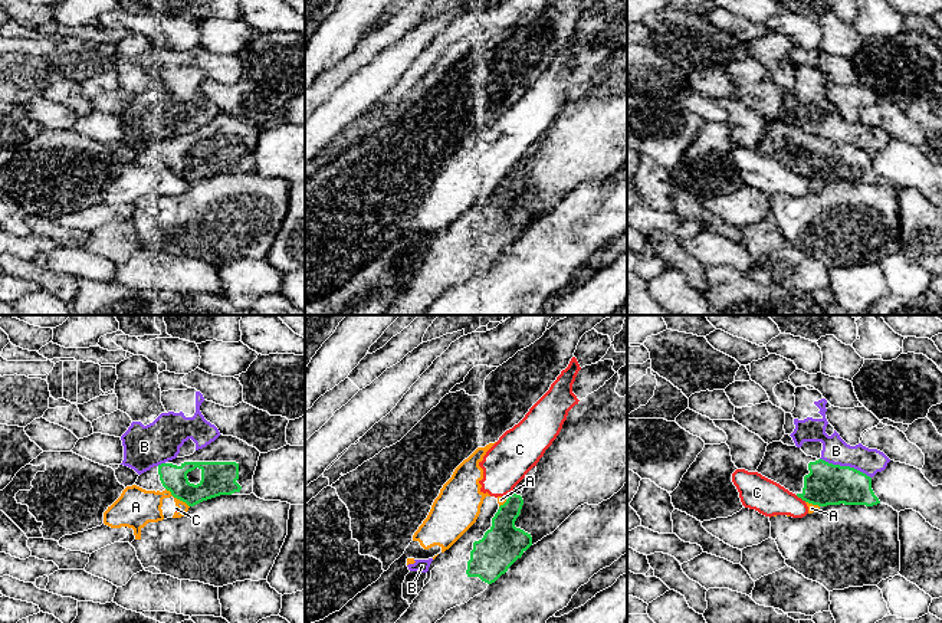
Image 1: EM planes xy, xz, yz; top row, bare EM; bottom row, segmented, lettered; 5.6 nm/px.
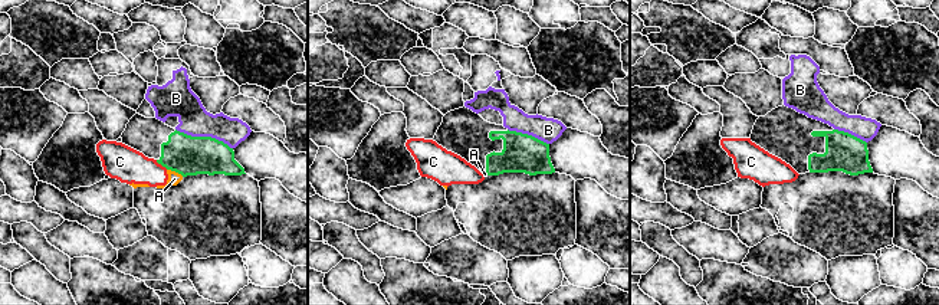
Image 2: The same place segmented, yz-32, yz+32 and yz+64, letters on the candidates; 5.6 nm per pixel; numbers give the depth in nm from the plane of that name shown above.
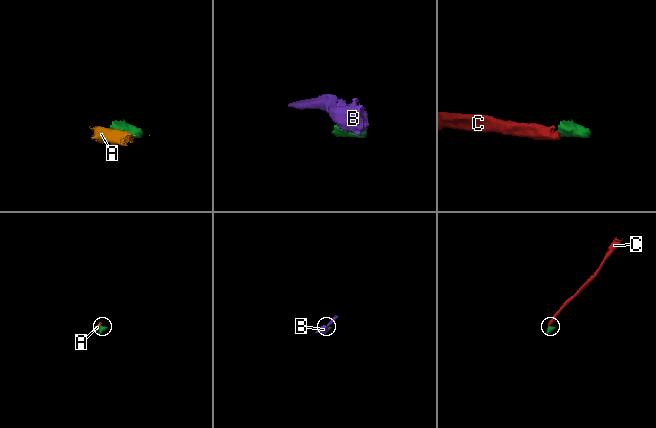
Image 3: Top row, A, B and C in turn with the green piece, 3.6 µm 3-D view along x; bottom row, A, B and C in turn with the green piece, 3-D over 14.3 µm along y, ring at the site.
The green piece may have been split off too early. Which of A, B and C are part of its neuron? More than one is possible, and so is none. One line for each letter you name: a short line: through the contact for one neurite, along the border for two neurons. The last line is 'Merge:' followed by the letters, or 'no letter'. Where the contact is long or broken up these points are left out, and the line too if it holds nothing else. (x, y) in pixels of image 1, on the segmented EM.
Merge: no letter

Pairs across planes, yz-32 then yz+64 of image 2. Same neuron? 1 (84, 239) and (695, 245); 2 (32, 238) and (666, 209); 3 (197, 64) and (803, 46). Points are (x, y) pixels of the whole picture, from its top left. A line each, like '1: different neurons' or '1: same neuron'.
1: same neuron
2: different neurons
3: same neuron

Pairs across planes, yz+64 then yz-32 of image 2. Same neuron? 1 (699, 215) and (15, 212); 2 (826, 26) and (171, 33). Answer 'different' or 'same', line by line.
1: different
2: different

